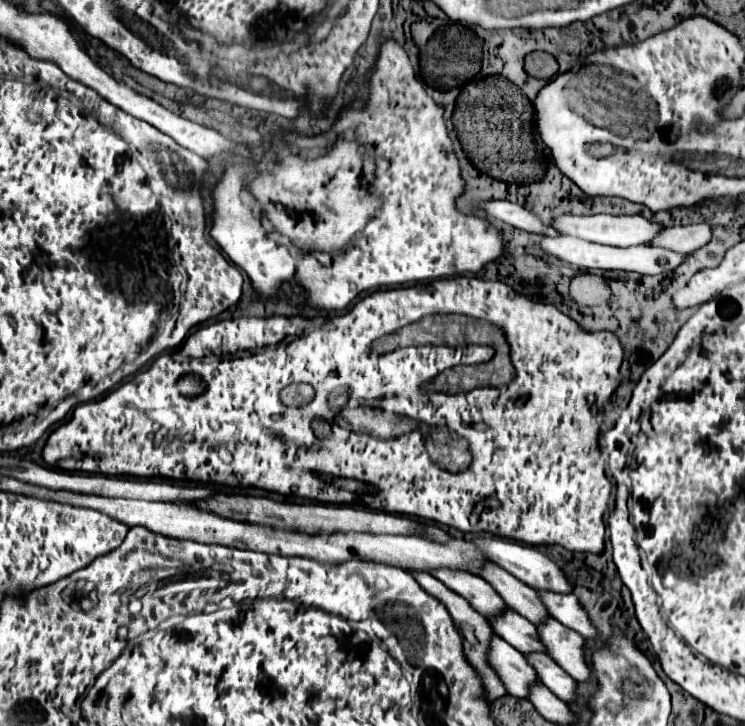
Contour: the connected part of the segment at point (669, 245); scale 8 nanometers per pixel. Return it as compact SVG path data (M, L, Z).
M691 224L691 226L671 226L663 234L657 234L647 246L661 246L679 254L691 254L693 250L705 246L711 240L709 224Z

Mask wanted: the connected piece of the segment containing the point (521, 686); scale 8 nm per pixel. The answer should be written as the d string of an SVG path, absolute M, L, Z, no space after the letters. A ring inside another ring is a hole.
M499 636L491 638L487 660L511 696L527 698L529 686L539 680L537 672L525 662L523 654Z

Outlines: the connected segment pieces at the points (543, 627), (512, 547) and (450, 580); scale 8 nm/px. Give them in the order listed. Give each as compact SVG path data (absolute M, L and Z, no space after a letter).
M547 616L539 626L537 634L547 650L547 654L577 682L589 678L591 670L583 660L583 636L565 628L555 618Z
M493 536L493 538L469 538L469 540L475 542L479 546L479 550L483 550L495 564L499 564L501 568L505 568L507 572L511 572L515 578L529 584L531 588L555 590L559 594L569 594L571 592L571 584L567 582L565 574L539 550L535 550L531 546L525 546L525 544L519 544L519 542L513 542L513 540L497 538L497 536Z
M439 568L439 570L431 570L431 574L437 580L441 580L447 588L451 588L453 592L467 598L469 604L483 616L499 614L501 610L505 610L505 602L493 590L493 586L471 572L453 570L453 568Z

